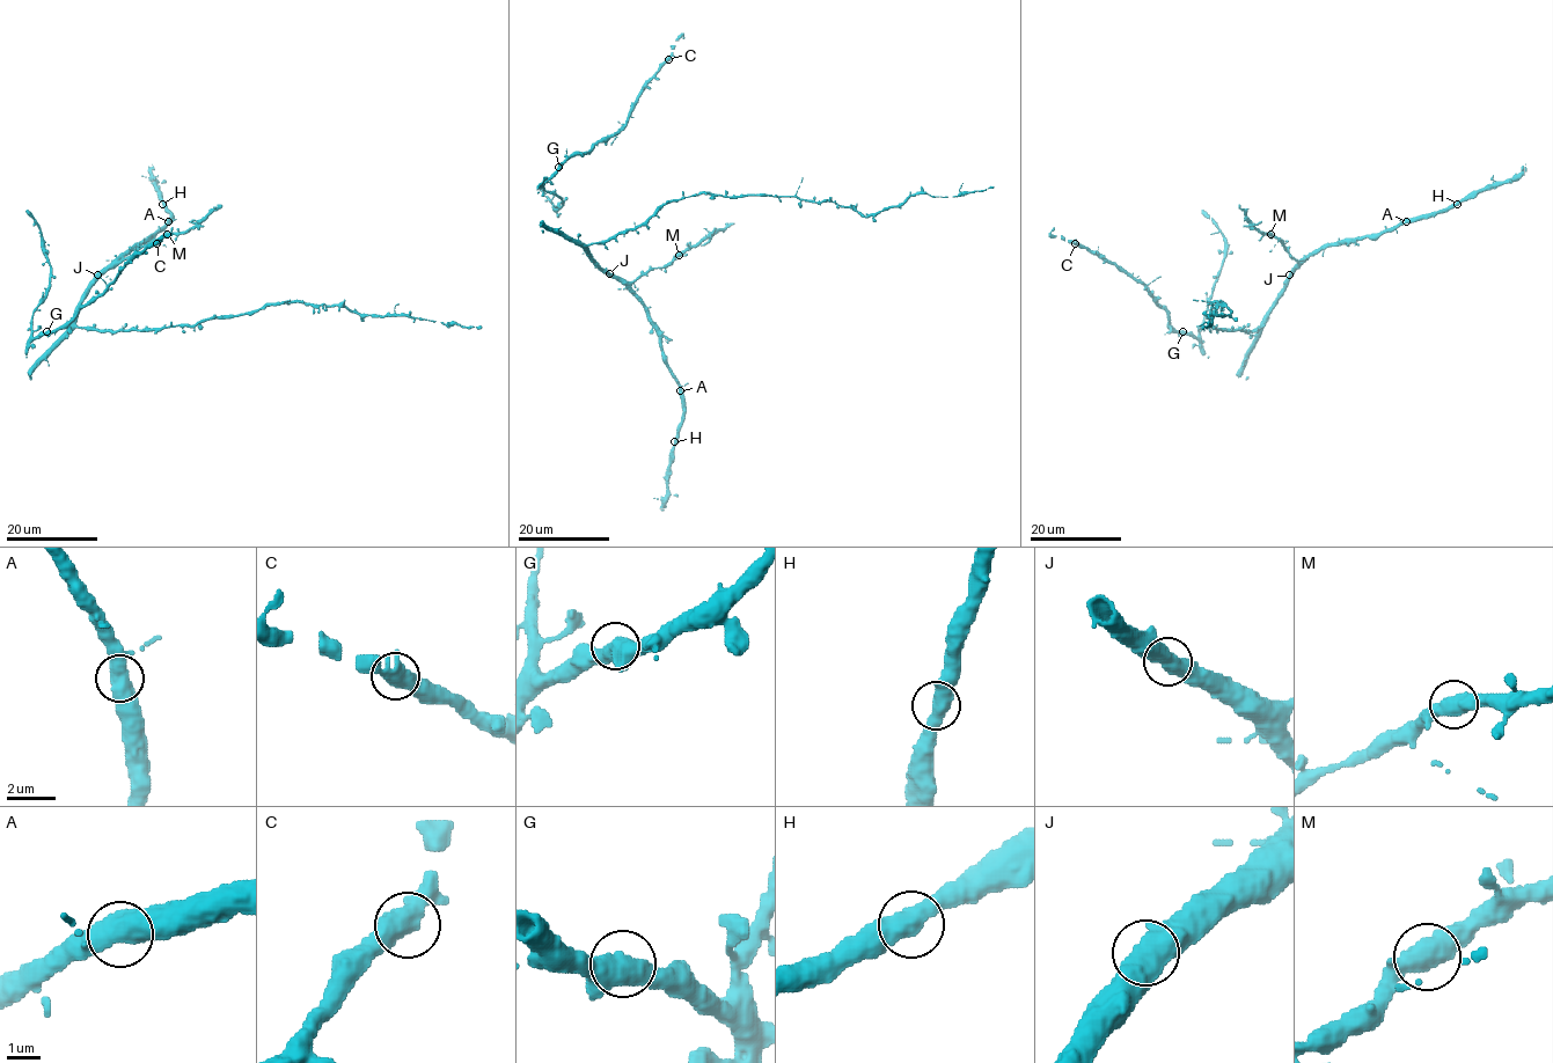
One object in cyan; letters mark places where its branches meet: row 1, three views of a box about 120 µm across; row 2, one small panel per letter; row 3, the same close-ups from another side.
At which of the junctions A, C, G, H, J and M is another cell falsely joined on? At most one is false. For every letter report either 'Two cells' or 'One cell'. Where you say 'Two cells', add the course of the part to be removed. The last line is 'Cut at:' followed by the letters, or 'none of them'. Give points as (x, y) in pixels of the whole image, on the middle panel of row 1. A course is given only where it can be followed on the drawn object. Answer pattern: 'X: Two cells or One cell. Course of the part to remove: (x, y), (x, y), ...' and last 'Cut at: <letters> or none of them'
A: One cell
C: One cell
G: One cell
H: One cell
J: One cell
M: One cell
Cut at: none of them

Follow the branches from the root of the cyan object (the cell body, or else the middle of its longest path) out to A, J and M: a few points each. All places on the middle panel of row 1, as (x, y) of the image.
A: (625, 229), (591, 243), (587, 253), (641, 302), (659, 336), (663, 360), (680, 390)
J: (625, 229), (587, 247), (587, 253), (609, 273)
M: (625, 229), (587, 247), (596, 263), (621, 281), (632, 281), (650, 270), (669, 264), (679, 255)

